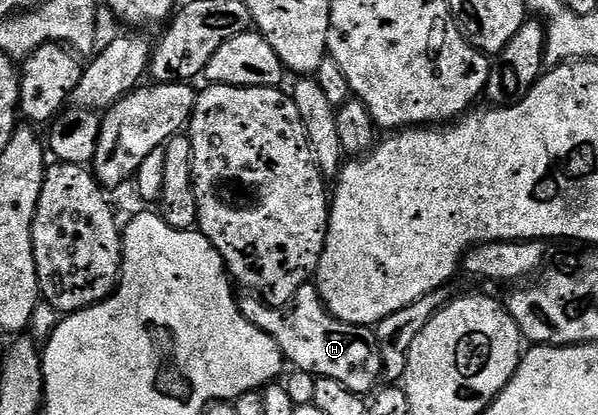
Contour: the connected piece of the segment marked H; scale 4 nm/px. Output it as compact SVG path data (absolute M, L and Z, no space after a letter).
M306 283L286 305L266 305L256 293L246 292L240 298L241 314L259 327L281 349L286 362L293 361L294 370L311 373L314 378L326 377L351 387L351 391L369 395L382 380L382 356L379 354L377 334L370 326L343 323L332 317L321 301L316 284Z

